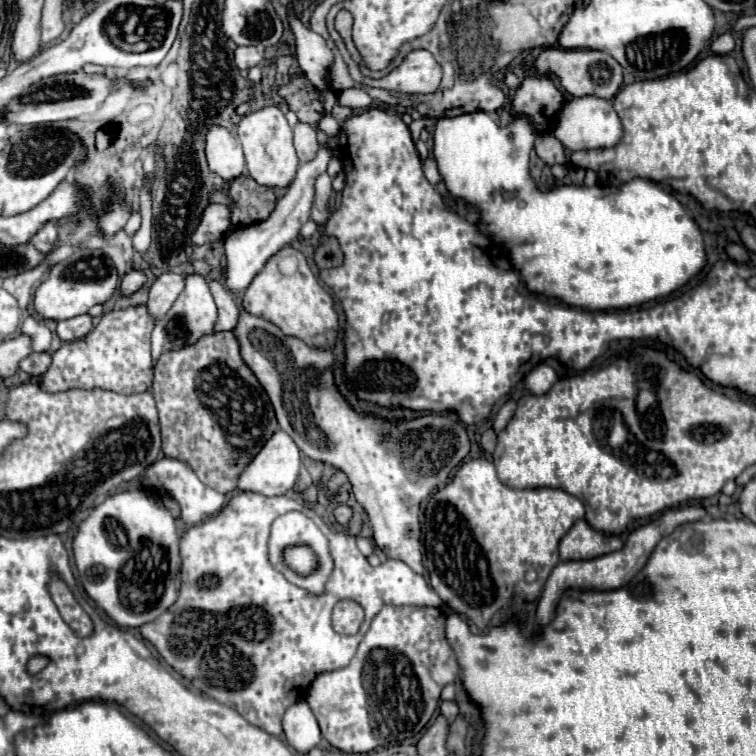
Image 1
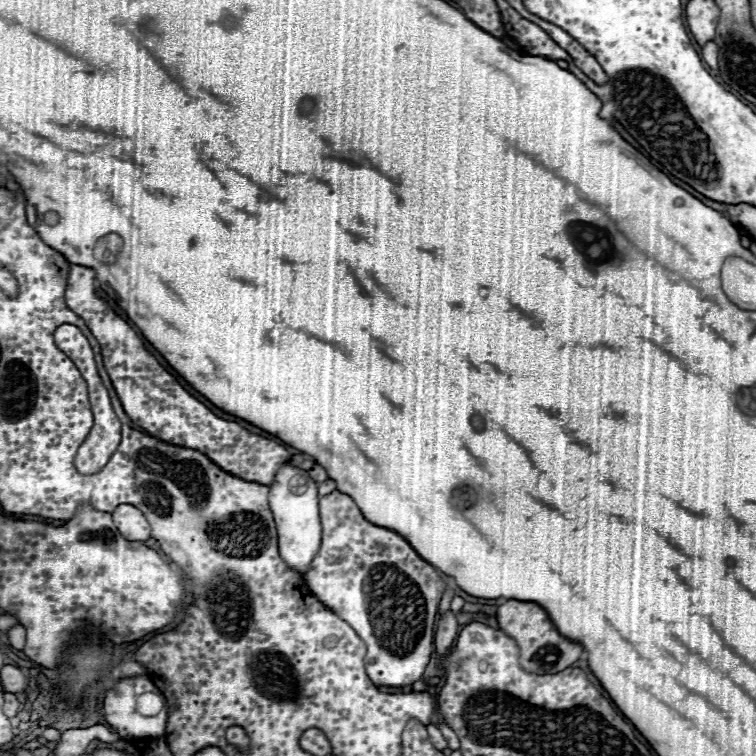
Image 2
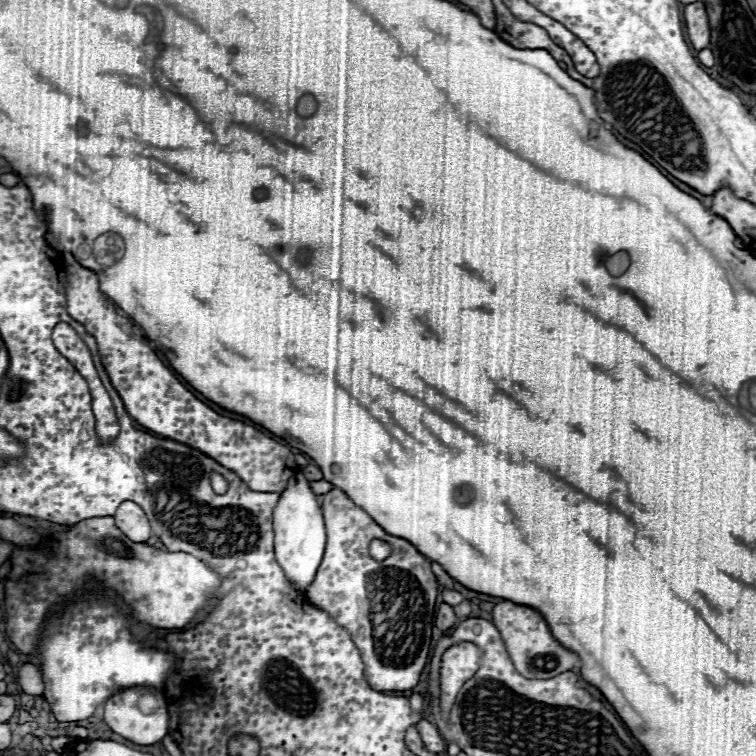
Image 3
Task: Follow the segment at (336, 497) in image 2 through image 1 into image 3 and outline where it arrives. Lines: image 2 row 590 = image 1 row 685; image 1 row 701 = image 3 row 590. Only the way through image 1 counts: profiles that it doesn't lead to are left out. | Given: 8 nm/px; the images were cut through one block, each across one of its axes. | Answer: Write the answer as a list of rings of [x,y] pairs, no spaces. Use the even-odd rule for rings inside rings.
[[[338,488],[324,494],[322,512],[328,542],[318,572],[306,590],[308,600],[320,610],[328,612],[340,626],[344,626],[352,634],[352,640],[362,652],[362,660],[366,664],[366,680],[374,690],[412,690],[420,682],[420,674],[428,660],[434,604],[440,590],[440,584],[430,570],[430,560],[424,558],[410,542],[384,532],[362,508],[358,508]],[[372,540],[384,540],[392,546],[392,552],[386,560],[378,562],[370,558],[368,546]]]

